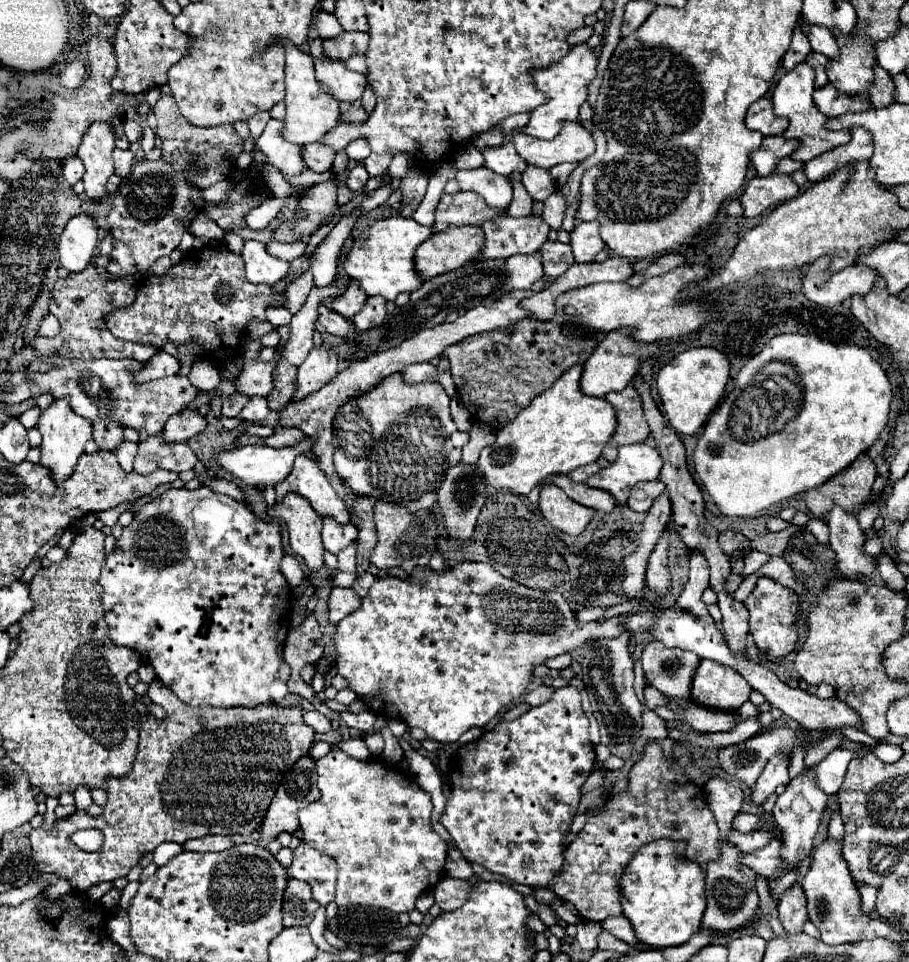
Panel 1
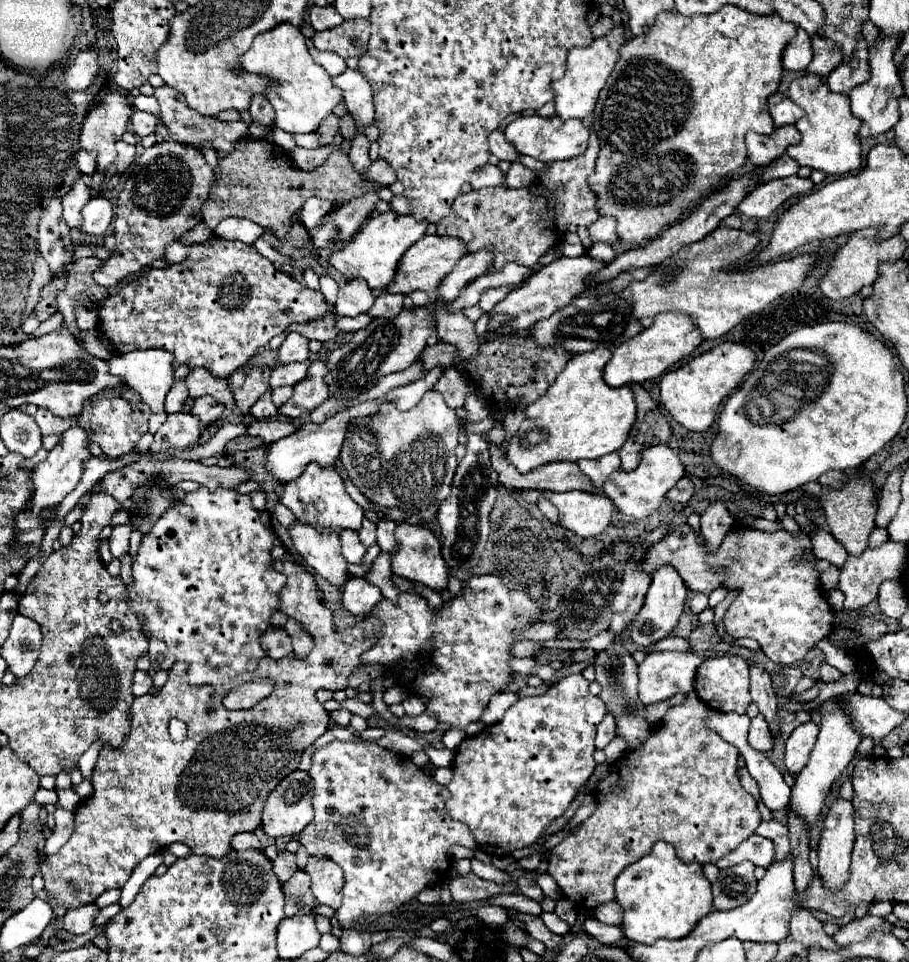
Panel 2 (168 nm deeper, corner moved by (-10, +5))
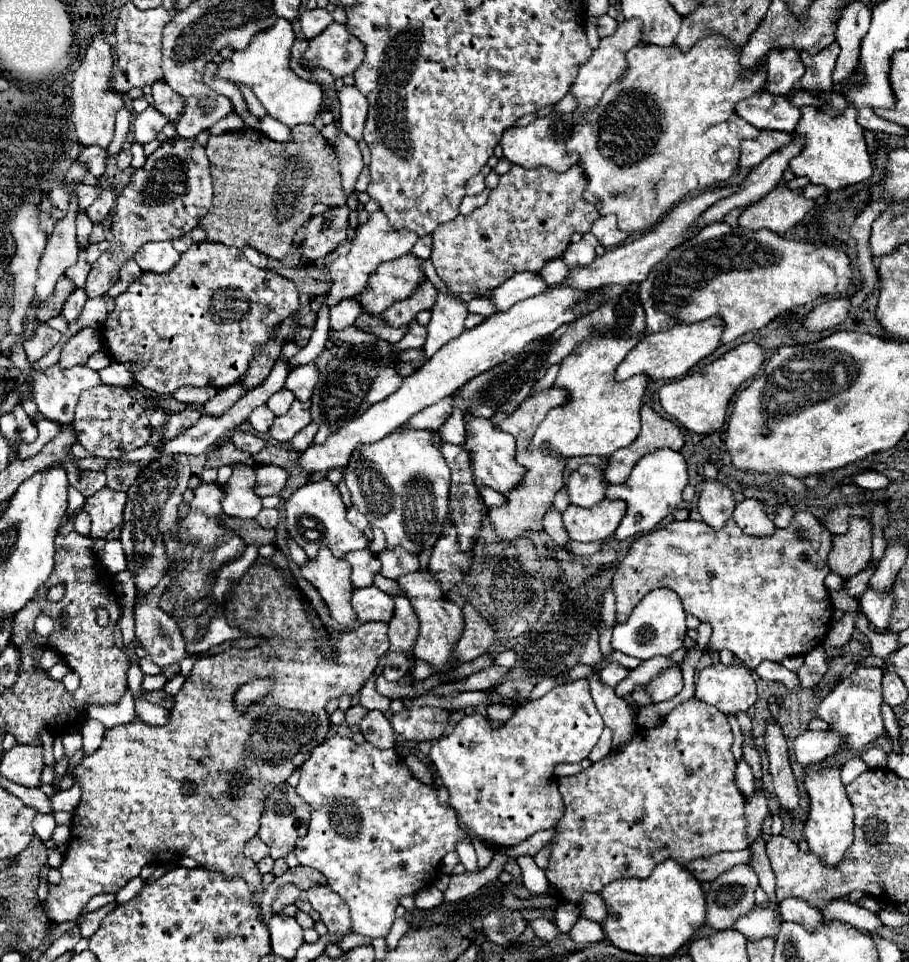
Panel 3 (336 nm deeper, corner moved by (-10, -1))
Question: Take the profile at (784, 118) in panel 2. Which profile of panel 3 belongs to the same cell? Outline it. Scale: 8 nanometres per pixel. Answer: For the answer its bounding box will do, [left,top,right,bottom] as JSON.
[735,93,801,133]

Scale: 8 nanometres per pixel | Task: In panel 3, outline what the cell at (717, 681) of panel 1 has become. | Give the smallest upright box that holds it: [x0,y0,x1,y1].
[695,663,757,715]

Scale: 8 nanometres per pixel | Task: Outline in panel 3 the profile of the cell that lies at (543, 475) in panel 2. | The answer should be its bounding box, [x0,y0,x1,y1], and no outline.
[465,417,525,493]

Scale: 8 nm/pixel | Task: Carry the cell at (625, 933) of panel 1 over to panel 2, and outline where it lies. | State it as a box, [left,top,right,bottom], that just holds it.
[593,901,621,925]

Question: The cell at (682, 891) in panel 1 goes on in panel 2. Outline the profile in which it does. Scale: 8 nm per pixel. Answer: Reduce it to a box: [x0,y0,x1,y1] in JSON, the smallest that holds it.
[615,841,713,943]

